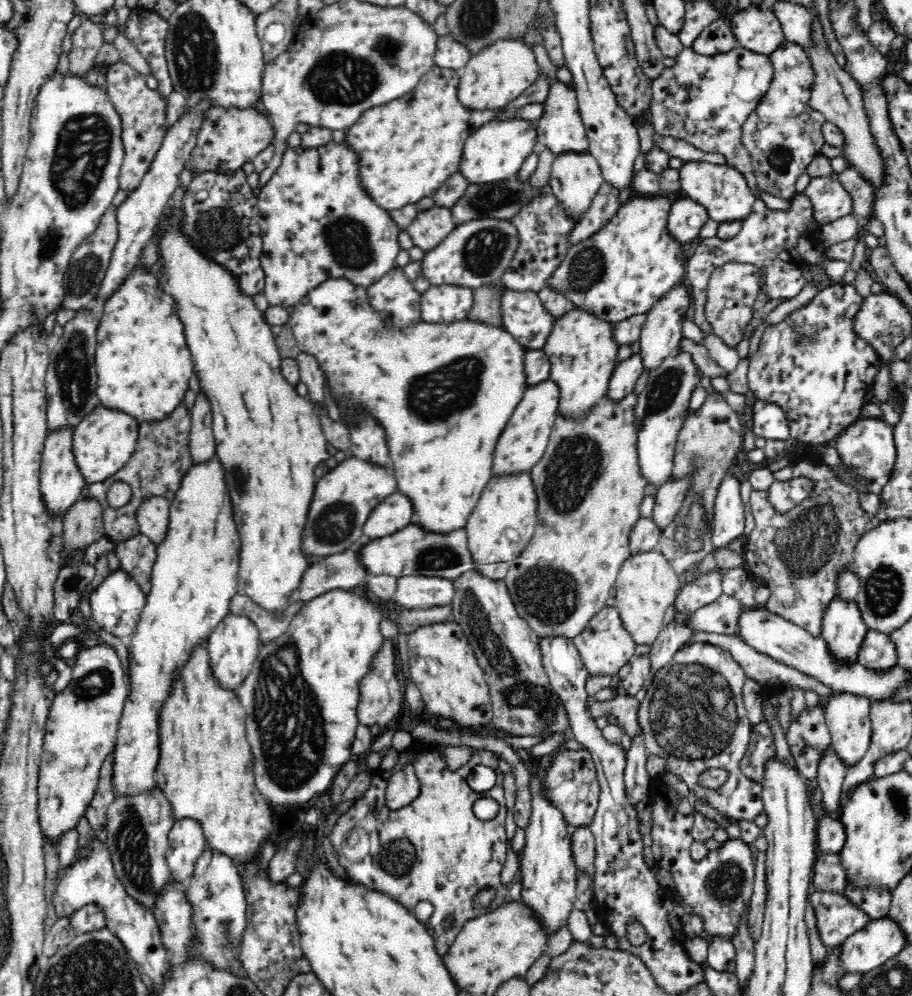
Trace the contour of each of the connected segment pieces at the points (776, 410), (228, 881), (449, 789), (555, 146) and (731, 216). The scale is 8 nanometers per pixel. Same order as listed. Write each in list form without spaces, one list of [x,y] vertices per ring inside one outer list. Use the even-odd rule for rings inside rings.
[[[757,399],[752,406],[752,420],[756,435],[766,440],[788,440],[788,421],[778,405]]]
[[[207,844],[196,859],[186,891],[194,907],[195,928],[198,931],[198,944],[194,944],[194,951],[216,967],[230,967],[234,973],[240,973],[242,964],[238,943],[246,928],[247,900],[242,876],[236,866],[230,855]]]
[[[413,739],[412,744],[400,752],[398,762],[391,770],[379,766],[370,769],[370,786],[339,816],[330,832],[334,854],[349,880],[389,896],[410,911],[422,900],[432,904],[433,912],[425,926],[434,937],[438,954],[442,956],[454,944],[467,920],[493,909],[508,896],[509,886],[500,882],[500,873],[508,854],[504,823],[508,818],[508,806],[504,799],[504,773],[500,770],[500,760],[502,758],[496,752],[474,749],[464,766],[450,770],[440,748],[421,746]],[[407,764],[414,766],[420,780],[420,792],[410,804],[392,810],[384,804],[387,780],[394,771]],[[478,764],[490,766],[497,774],[496,785],[488,792],[475,792],[468,785],[470,770]],[[480,798],[492,798],[498,802],[498,814],[494,818],[482,820],[476,817],[472,808]],[[352,830],[364,830],[370,840],[370,852],[362,860],[354,862],[342,852],[342,846]],[[482,890],[493,890],[487,906],[476,905],[474,899]],[[449,914],[454,915],[456,922],[452,929],[444,929],[442,921]]]
[[[558,80],[549,86],[547,95],[543,98],[542,116],[538,118],[538,140],[544,144],[553,154],[562,151],[586,151],[589,148],[579,111],[578,99],[575,87],[564,81]]]
[[[688,161],[688,164],[679,169],[679,184],[682,192],[702,204],[709,211],[710,219],[718,223],[746,219],[758,198],[743,172],[734,166]]]

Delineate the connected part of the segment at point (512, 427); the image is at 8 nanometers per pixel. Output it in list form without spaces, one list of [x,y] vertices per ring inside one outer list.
[[[546,379],[529,385],[498,440],[493,458],[492,474],[530,471],[534,463],[538,462],[538,459],[547,450],[551,432],[559,414],[558,408],[560,408],[560,387],[554,379]]]

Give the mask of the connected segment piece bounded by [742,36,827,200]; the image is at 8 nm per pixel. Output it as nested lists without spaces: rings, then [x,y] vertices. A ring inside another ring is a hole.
[[[784,36],[781,43],[769,54],[769,57],[773,64],[774,78],[764,98],[744,122],[742,142],[750,153],[758,188],[764,193],[768,193],[768,195],[788,200],[797,192],[795,188],[796,178],[800,174],[804,174],[812,159],[820,153],[821,148],[824,146],[825,140],[822,126],[827,120],[821,112],[814,110],[814,107],[810,106],[815,72],[807,49],[800,43],[792,42]]]

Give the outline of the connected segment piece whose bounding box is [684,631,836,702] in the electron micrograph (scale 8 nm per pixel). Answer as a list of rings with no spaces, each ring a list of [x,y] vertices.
[[[695,632],[684,644],[684,647],[687,645],[693,646],[694,644],[698,644],[698,642],[703,642],[706,644],[712,643],[713,646],[722,647],[724,650],[728,650],[733,655],[733,658],[737,660],[739,664],[741,664],[742,669],[745,670],[745,674],[748,678],[752,678],[756,680],[759,684],[764,684],[768,682],[782,682],[791,685],[792,687],[798,686],[799,688],[804,689],[805,691],[814,691],[821,698],[822,702],[825,701],[830,696],[834,696],[836,692],[828,689],[828,687],[824,685],[820,685],[816,679],[811,677],[806,677],[806,675],[802,673],[798,673],[798,670],[792,669],[790,666],[786,666],[786,664],[774,661],[770,656],[766,654],[761,654],[760,651],[754,650],[754,648],[750,647],[746,642],[738,637],[738,634],[716,634],[716,633],[708,633],[708,632]]]

